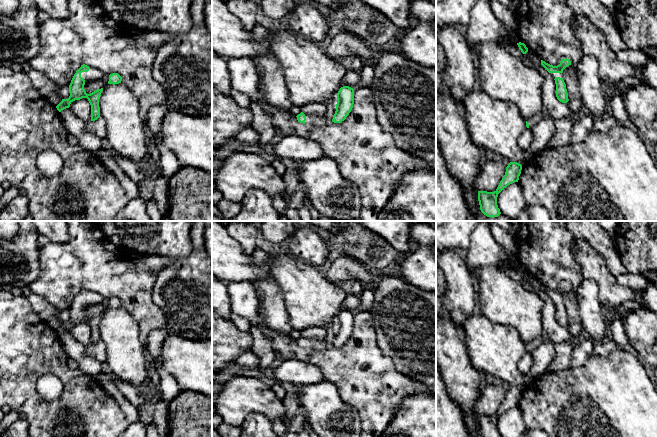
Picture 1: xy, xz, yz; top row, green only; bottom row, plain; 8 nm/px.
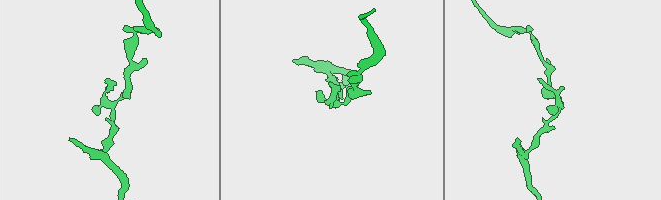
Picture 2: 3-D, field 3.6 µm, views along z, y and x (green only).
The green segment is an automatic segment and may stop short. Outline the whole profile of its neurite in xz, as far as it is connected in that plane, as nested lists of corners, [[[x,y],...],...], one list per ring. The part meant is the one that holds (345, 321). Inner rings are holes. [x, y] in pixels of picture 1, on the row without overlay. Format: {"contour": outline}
{"contour": [[[343,310],[337,317],[336,335],[332,346],[341,347],[346,343],[353,332],[354,313],[349,310]]]}

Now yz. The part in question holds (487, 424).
{"contour": [[[510,386],[506,396],[494,416],[478,415],[478,425],[482,437],[501,437],[497,429],[498,418],[508,409],[518,406],[522,389],[517,386]]]}

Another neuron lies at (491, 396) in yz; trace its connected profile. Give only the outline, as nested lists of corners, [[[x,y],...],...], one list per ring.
[[[483,383],[473,411],[477,415],[496,415],[505,399],[506,391],[501,385]]]

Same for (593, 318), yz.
[[[583,278],[576,291],[576,299],[585,336],[594,342],[606,339],[606,310],[600,303],[599,288],[595,281]]]

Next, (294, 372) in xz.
[[[282,360],[281,364],[270,375],[280,383],[297,387],[317,384],[325,380],[319,367],[299,360]]]

